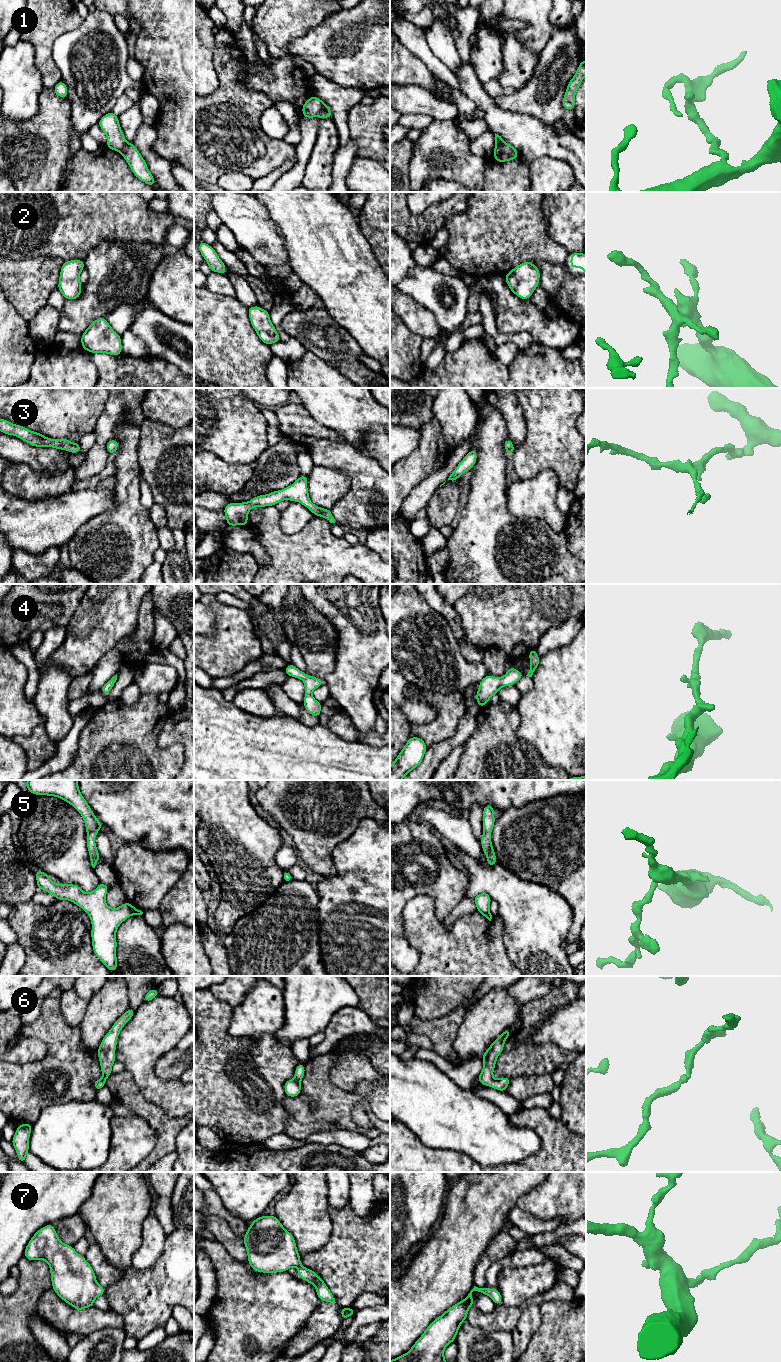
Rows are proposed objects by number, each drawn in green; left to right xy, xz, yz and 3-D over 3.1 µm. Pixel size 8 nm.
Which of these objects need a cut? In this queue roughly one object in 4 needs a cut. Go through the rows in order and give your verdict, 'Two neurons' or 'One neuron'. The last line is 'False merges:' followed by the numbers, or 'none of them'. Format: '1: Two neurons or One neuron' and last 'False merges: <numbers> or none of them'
1: Two neurons
2: One neuron
3: One neuron
4: One neuron
5: One neuron
6: One neuron
7: One neuron
False merges: 1

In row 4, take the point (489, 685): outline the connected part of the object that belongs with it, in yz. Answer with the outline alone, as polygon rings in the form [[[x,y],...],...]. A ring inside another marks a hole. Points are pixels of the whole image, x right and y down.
[[[513,666],[509,668],[506,674],[502,677],[493,677],[486,675],[479,683],[479,689],[476,692],[476,701],[480,708],[483,708],[488,703],[494,694],[498,694],[499,690],[506,686],[512,686],[519,681],[523,676],[520,671]]]

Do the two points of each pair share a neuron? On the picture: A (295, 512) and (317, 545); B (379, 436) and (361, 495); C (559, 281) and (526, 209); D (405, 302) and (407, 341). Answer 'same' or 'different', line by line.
A: different
B: different
C: different
D: different

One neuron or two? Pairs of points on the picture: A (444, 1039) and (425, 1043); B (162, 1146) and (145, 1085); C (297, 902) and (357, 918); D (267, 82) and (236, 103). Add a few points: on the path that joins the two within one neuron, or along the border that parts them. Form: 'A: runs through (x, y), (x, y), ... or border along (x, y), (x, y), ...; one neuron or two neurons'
A: border along (411, 1029), (424, 1034), (430, 1040), (433, 1049); two neurons
B: border along (134, 1082), (141, 1093), (167, 1115); two neurons
C: border along (314, 886), (318, 896), (318, 932); two neurons
D: border along (242, 70), (241, 81), (263, 92), (274, 104); two neurons

